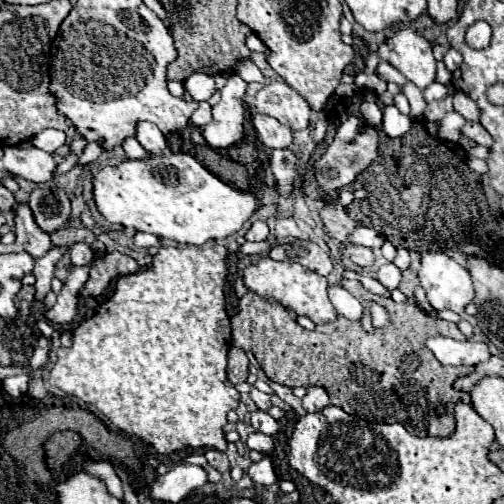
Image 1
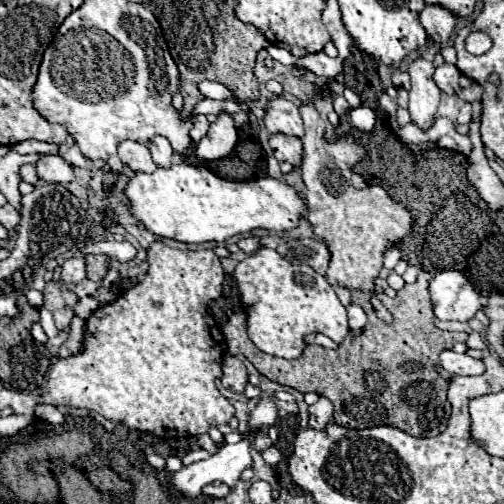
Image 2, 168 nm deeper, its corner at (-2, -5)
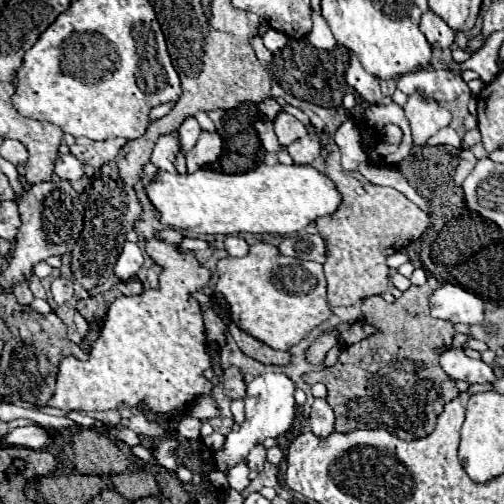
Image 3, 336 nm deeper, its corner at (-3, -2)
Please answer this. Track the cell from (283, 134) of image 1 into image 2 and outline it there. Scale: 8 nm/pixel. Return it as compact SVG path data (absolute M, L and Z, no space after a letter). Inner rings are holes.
M274 134L270 138L270 146L274 150L274 156L280 162L290 162L292 166L300 166L302 158L304 158L304 148L302 148L302 140L300 138Z

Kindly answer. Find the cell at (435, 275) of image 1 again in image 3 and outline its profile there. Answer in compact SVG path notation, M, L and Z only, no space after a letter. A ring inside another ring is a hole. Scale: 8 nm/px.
M443 283L431 295L431 315L451 323L483 323L483 301L455 283Z

